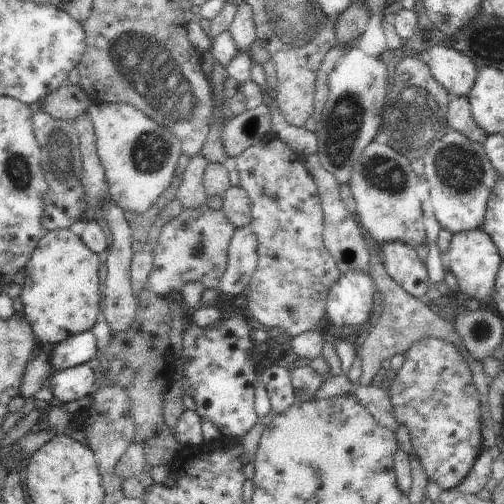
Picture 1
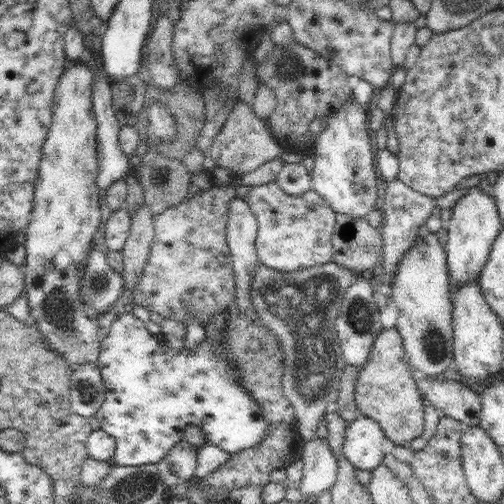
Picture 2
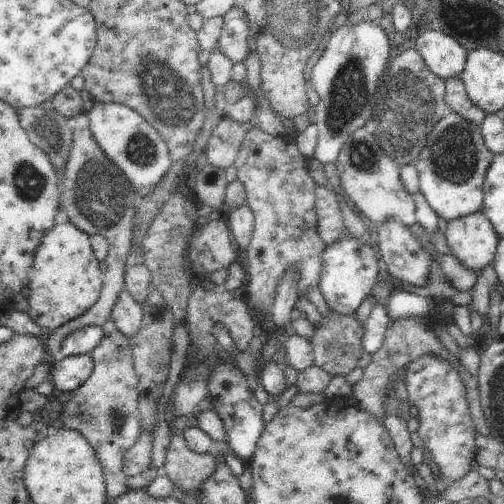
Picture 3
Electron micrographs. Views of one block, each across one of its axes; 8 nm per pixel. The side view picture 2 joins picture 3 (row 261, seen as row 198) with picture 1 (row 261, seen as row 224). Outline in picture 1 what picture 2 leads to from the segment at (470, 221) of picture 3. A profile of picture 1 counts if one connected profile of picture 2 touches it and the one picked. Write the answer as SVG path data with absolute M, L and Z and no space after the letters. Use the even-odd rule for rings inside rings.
M463 230L453 234L451 242L449 242L449 250L447 250L447 258L445 262L449 264L449 272L455 276L459 292L467 298L467 300L477 300L483 302L487 296L493 296L493 286L495 286L495 274L499 270L501 258L497 248L493 246L491 238L481 230Z

